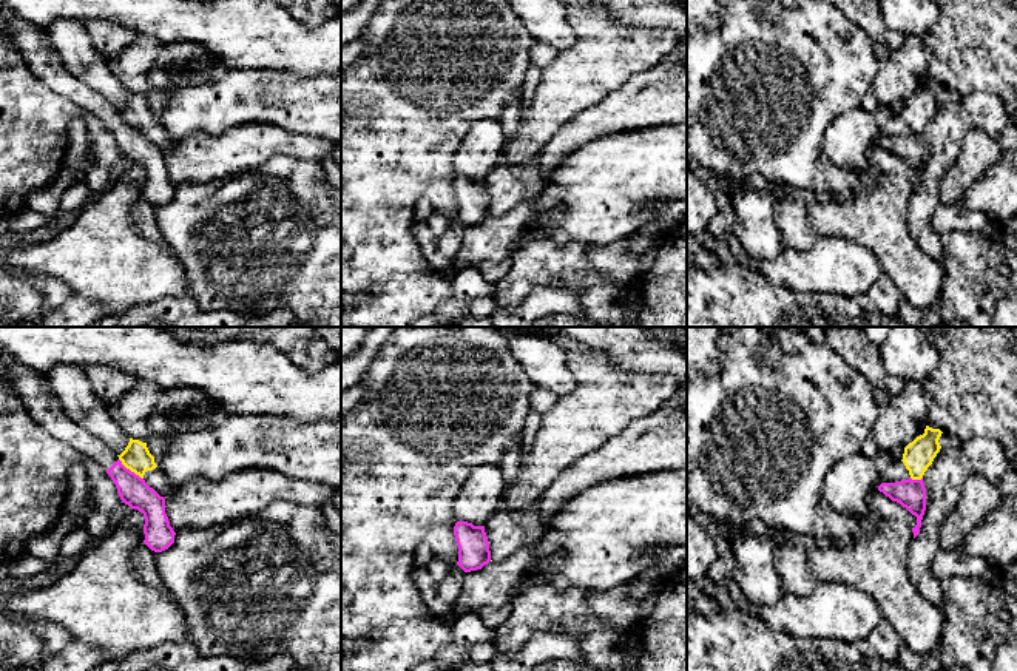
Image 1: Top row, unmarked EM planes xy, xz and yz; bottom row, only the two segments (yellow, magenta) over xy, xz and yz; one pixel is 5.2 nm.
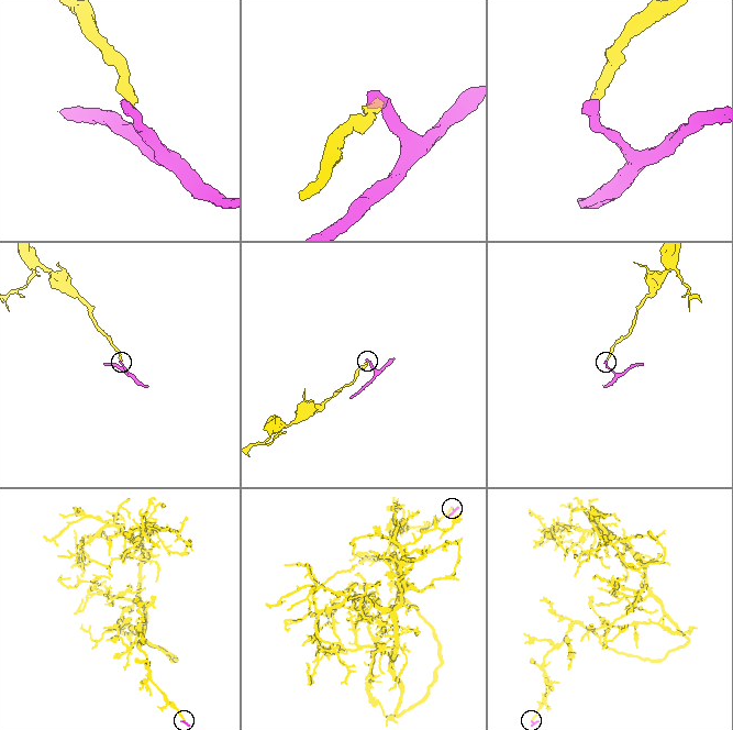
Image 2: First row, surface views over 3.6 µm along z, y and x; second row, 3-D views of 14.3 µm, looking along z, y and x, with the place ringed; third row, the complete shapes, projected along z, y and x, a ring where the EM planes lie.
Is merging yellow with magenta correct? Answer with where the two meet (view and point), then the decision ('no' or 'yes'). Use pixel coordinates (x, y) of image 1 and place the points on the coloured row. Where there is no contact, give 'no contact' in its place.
xy (130, 469) | no

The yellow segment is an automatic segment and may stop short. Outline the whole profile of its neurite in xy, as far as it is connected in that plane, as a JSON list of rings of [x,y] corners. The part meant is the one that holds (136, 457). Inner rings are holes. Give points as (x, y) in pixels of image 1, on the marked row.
[[[130,438],[128,446],[117,457],[127,469],[144,478],[160,497],[168,498],[176,494],[177,486],[156,466],[147,443]]]

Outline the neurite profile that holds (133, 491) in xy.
[[[2,352],[12,393],[20,398],[31,418],[52,438],[71,447],[76,455],[100,464],[117,487],[122,503],[144,514],[144,543],[162,552],[174,543],[176,532],[165,514],[165,498],[144,478],[127,469],[119,457],[96,435],[73,421],[51,392],[45,373],[40,373],[11,353]]]

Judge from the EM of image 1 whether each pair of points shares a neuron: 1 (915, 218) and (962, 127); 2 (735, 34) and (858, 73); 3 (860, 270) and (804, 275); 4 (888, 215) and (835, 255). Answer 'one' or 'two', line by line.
1: one
2: one
3: one
4: two

